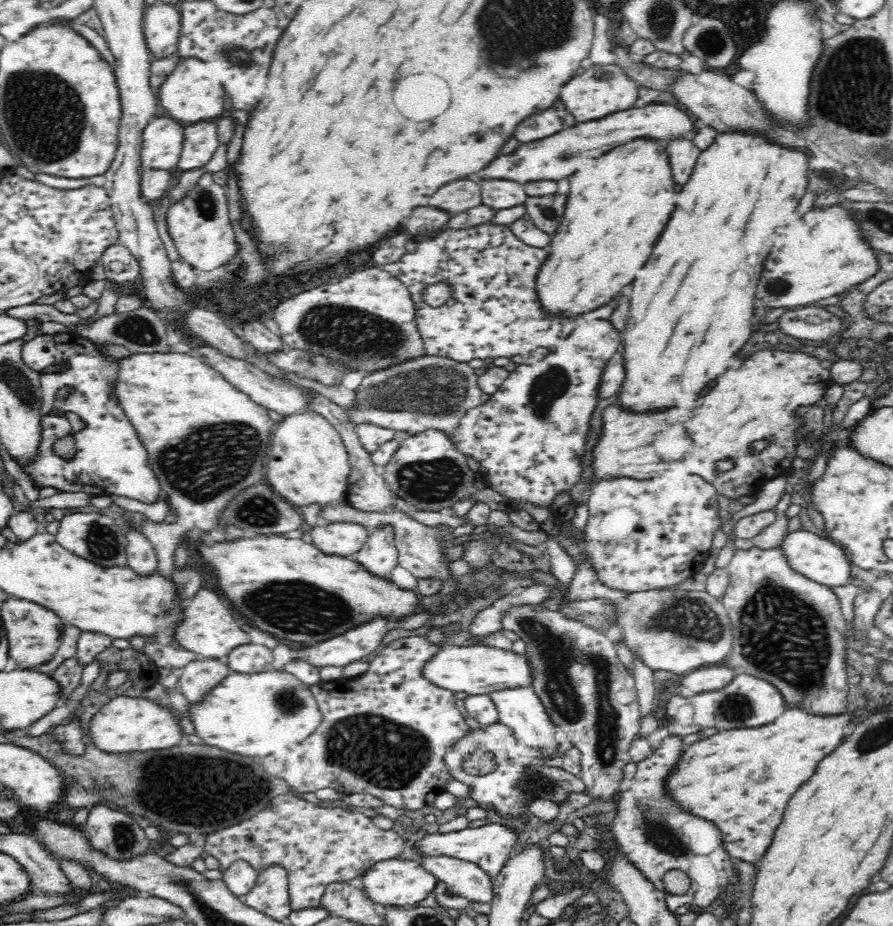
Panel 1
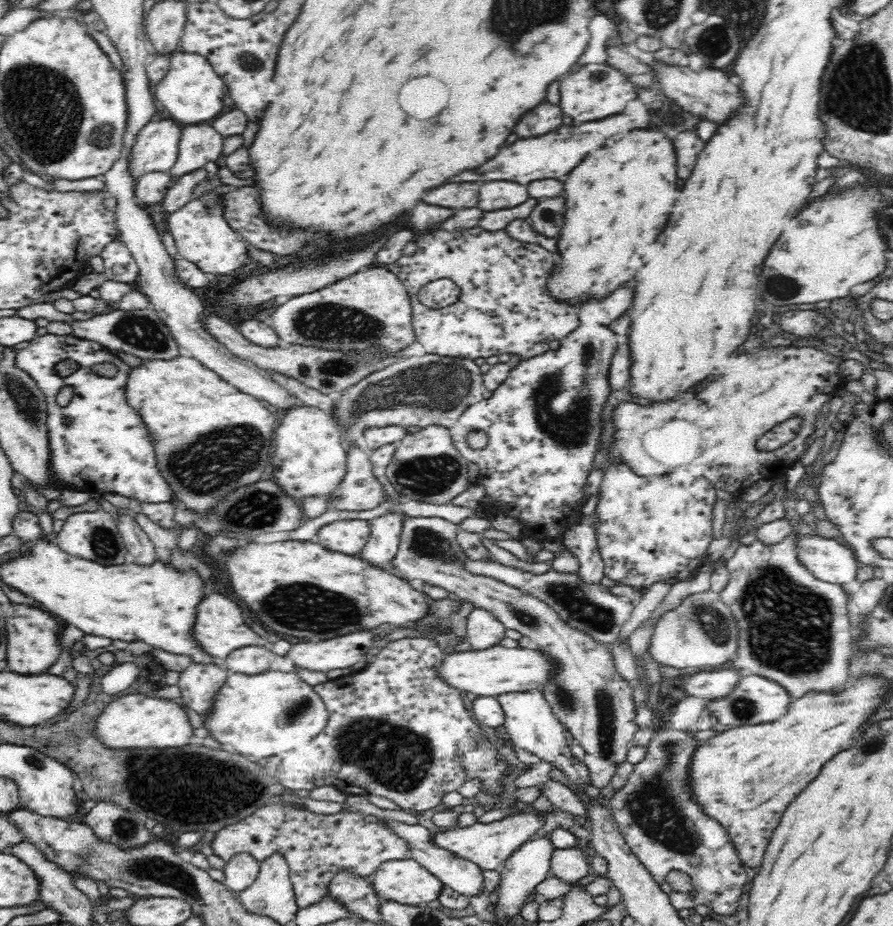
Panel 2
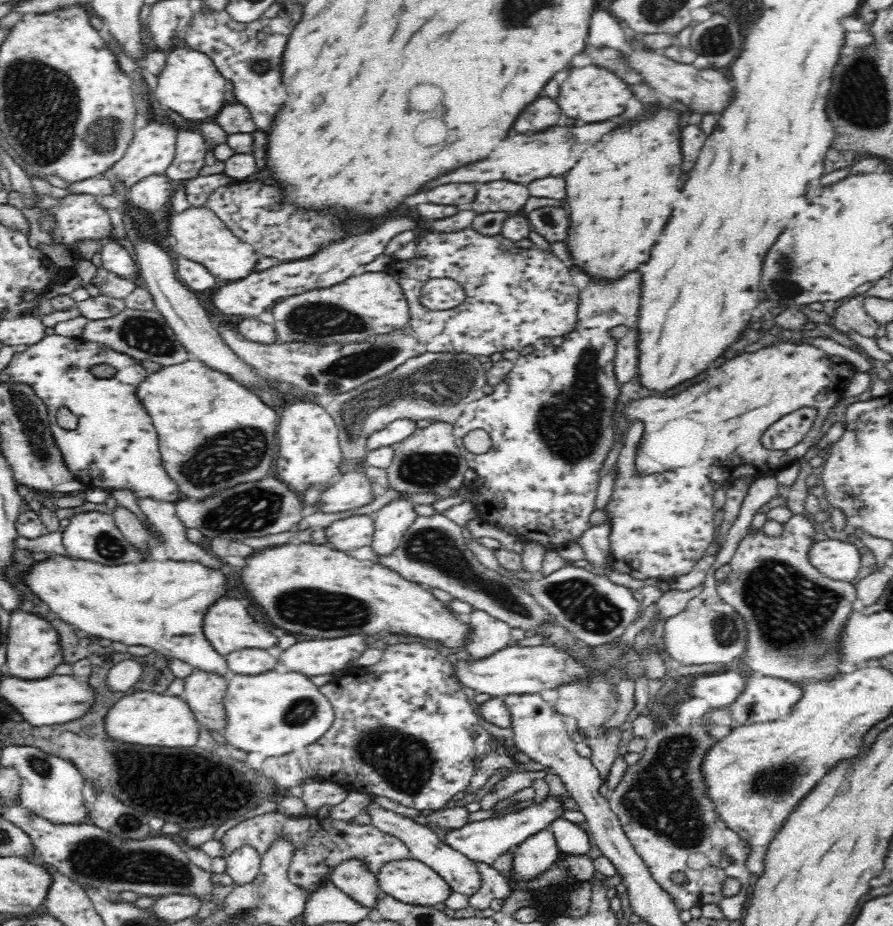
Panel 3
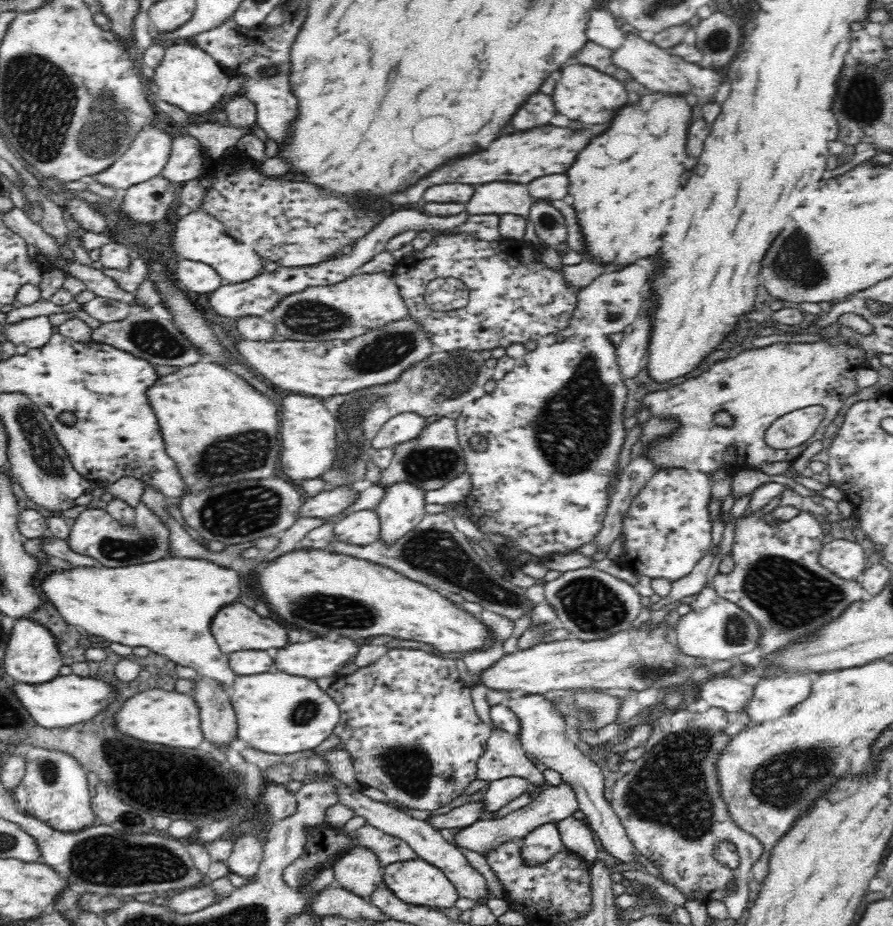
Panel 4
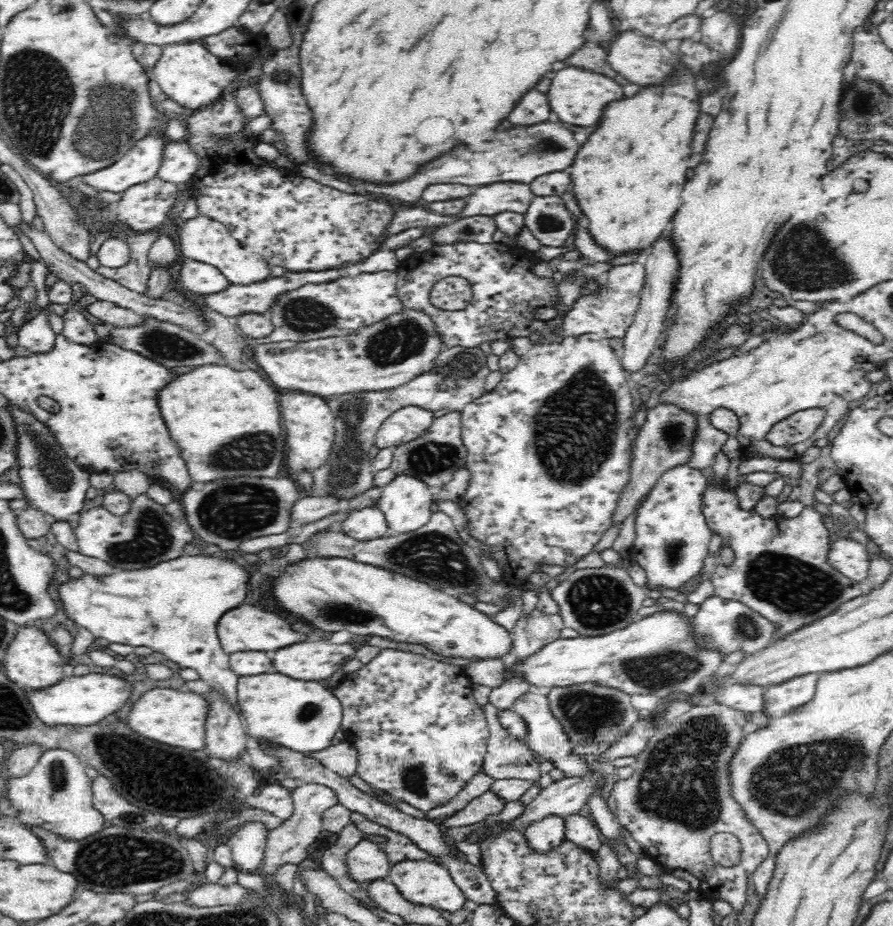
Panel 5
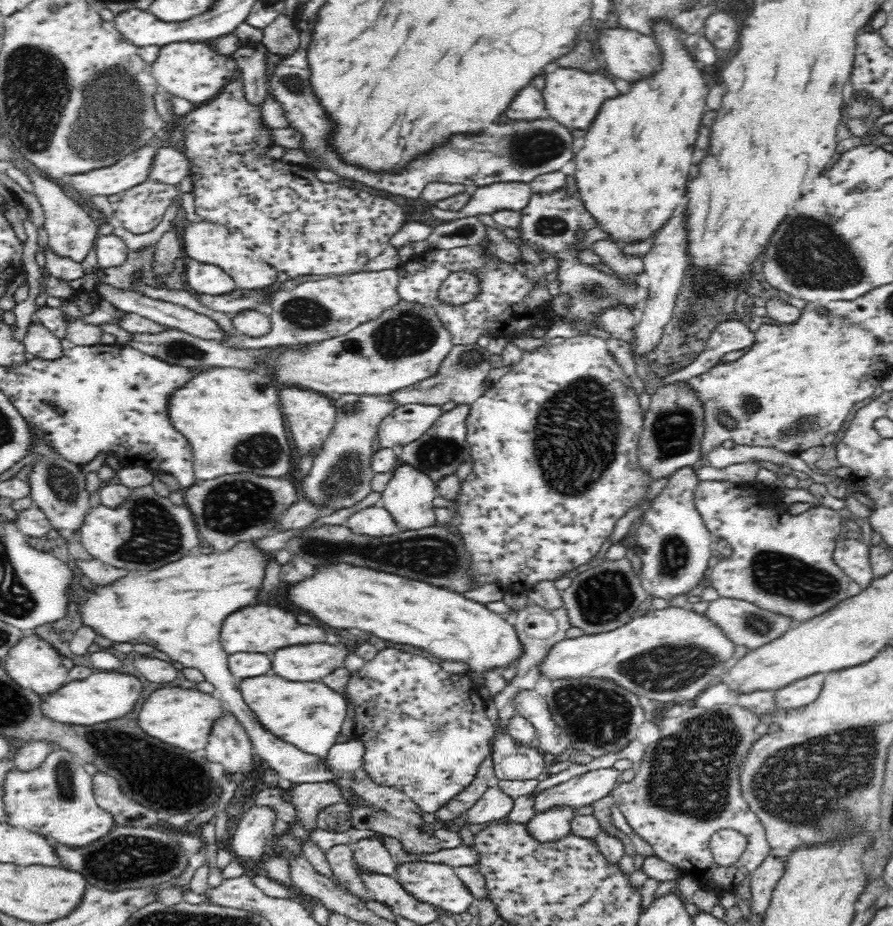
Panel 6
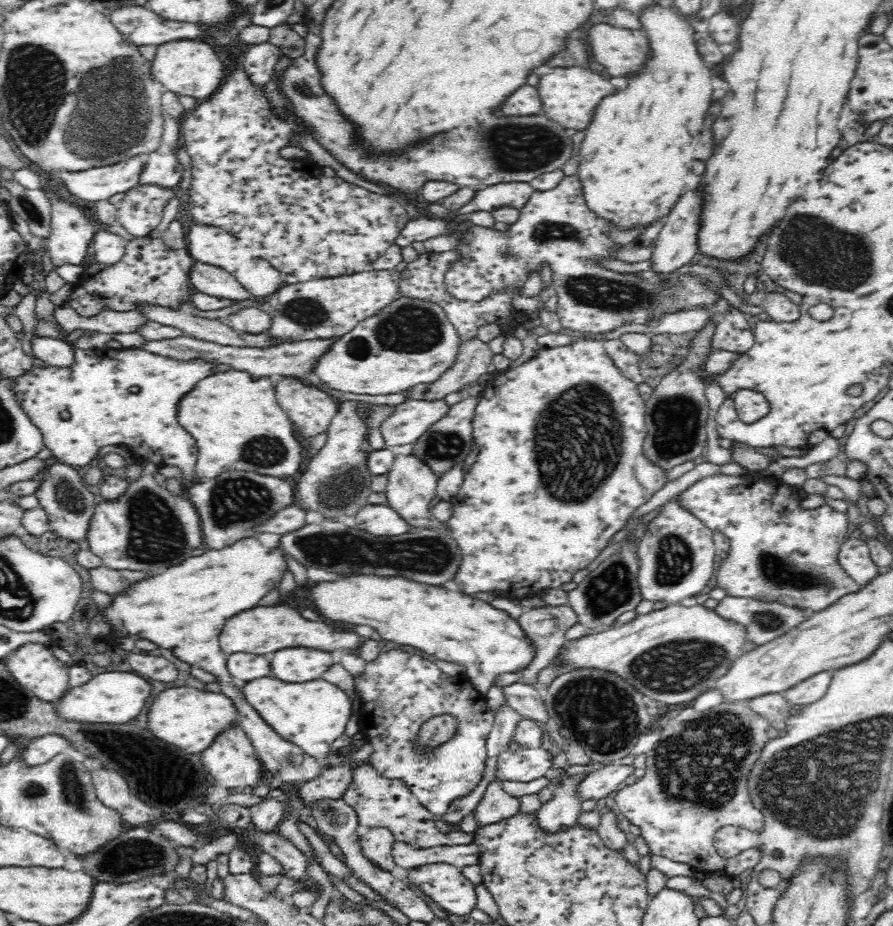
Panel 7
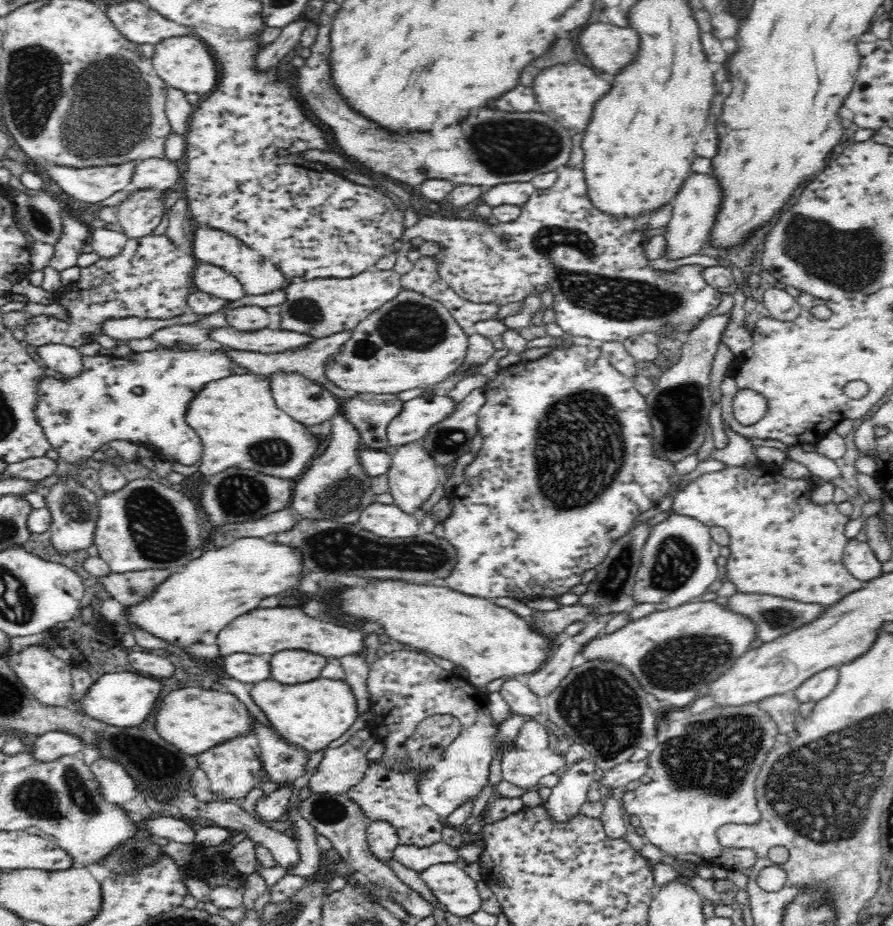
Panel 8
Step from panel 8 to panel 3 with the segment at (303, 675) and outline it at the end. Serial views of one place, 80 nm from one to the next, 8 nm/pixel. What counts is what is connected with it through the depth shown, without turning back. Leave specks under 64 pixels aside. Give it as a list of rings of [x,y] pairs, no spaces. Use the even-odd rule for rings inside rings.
[[[361,635],[306,640],[284,650],[277,660],[288,672],[307,677],[334,675],[337,670],[356,665],[367,648],[365,640]]]

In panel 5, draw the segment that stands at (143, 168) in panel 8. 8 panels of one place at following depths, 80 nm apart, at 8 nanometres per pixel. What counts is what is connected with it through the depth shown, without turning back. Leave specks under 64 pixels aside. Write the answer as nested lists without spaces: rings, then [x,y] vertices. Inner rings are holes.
[[[184,140],[165,144],[162,156],[156,177],[181,187],[188,180],[192,180],[194,171],[198,168],[199,158],[190,151]]]

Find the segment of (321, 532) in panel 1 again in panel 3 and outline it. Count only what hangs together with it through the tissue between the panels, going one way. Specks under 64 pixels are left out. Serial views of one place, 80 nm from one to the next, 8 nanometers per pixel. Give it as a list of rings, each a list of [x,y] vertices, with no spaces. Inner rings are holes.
[[[358,514],[337,520],[324,528],[326,540],[340,551],[349,551],[362,546],[371,546],[374,542],[374,515]]]

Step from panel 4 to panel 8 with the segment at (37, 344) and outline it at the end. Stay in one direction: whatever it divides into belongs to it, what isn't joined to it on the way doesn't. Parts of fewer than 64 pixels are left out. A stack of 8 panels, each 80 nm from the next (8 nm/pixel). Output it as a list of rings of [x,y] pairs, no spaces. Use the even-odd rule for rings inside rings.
[[[46,344],[37,348],[45,366],[59,372],[65,378],[78,378],[84,372],[82,353],[64,344]]]

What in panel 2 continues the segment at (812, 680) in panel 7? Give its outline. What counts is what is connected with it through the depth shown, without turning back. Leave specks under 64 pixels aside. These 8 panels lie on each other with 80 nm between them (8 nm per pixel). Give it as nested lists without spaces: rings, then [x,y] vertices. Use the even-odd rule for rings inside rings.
[[[743,673],[736,690],[732,690],[722,700],[710,700],[706,704],[706,709],[712,712],[712,716],[716,718],[717,722],[737,727],[772,722],[778,717],[788,714],[793,701],[794,698],[790,695],[790,691],[782,684],[763,676]]]

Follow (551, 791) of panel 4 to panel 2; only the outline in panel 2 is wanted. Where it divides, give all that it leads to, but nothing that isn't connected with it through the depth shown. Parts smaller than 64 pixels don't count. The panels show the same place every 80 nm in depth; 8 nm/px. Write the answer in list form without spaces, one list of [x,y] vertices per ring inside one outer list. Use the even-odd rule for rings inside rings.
[[[538,809],[538,812],[522,812],[488,824],[475,822],[471,826],[464,826],[464,828],[454,827],[444,832],[440,831],[434,835],[434,841],[440,847],[476,863],[482,870],[500,870],[504,861],[530,836],[534,837],[538,828],[542,828],[546,824],[546,815],[544,810]]]

